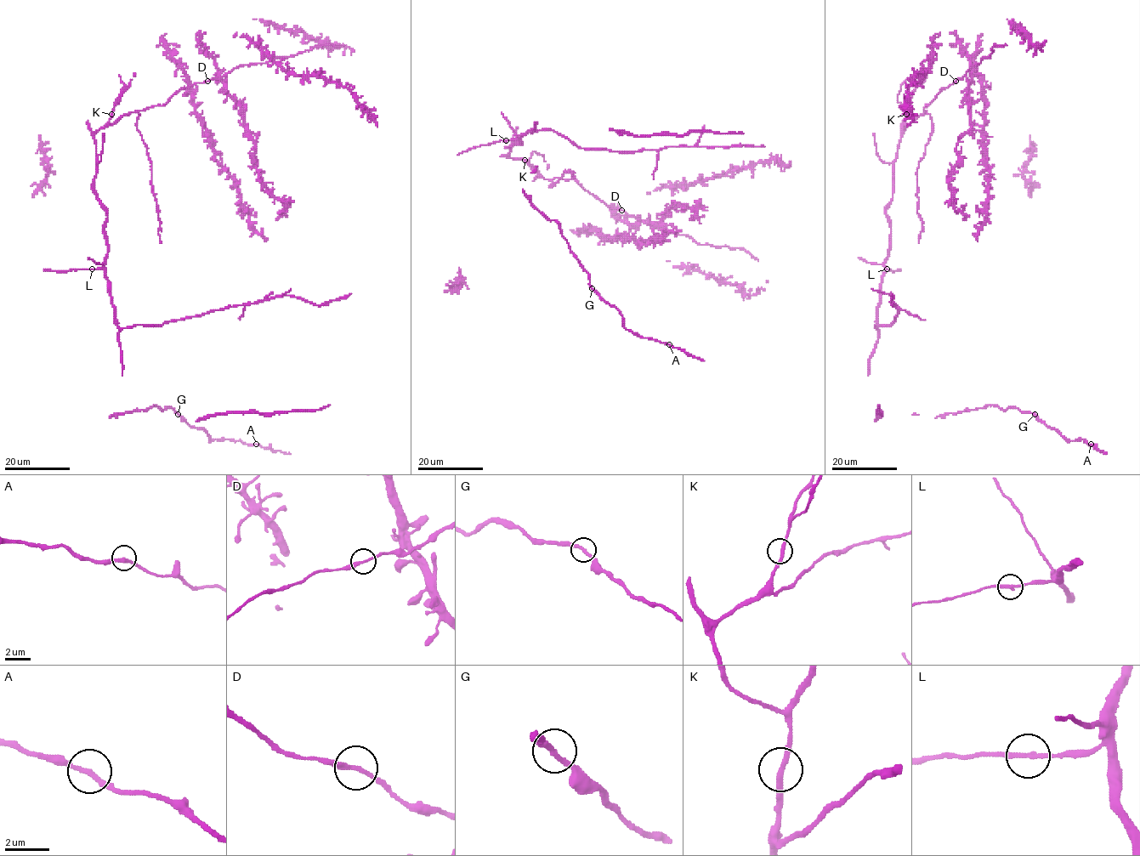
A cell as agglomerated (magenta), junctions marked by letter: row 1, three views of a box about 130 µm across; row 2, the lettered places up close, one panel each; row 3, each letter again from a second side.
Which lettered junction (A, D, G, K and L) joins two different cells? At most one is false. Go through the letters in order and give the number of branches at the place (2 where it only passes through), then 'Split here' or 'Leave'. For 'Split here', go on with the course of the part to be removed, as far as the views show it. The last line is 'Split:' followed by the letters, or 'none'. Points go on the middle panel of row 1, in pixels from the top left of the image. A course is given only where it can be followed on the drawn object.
A: Branches: 2. Leave
D: Branches: 2. Leave
G: Branches: 2. Leave
K: Branches: 2. Leave
L: Branches: 2. Leave
Split: none

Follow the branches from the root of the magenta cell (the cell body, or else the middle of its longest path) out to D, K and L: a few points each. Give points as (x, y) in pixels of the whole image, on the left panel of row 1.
D: (103, 207), (93, 189), (96, 172), (93, 134), (124, 115), (163, 105), (178, 90), (207, 81)
K: (103, 207), (93, 189), (96, 172), (93, 134), (108, 122), (111, 114)
L: (103, 207), (107, 214), (104, 223), (107, 256), (102, 268), (93, 269)

